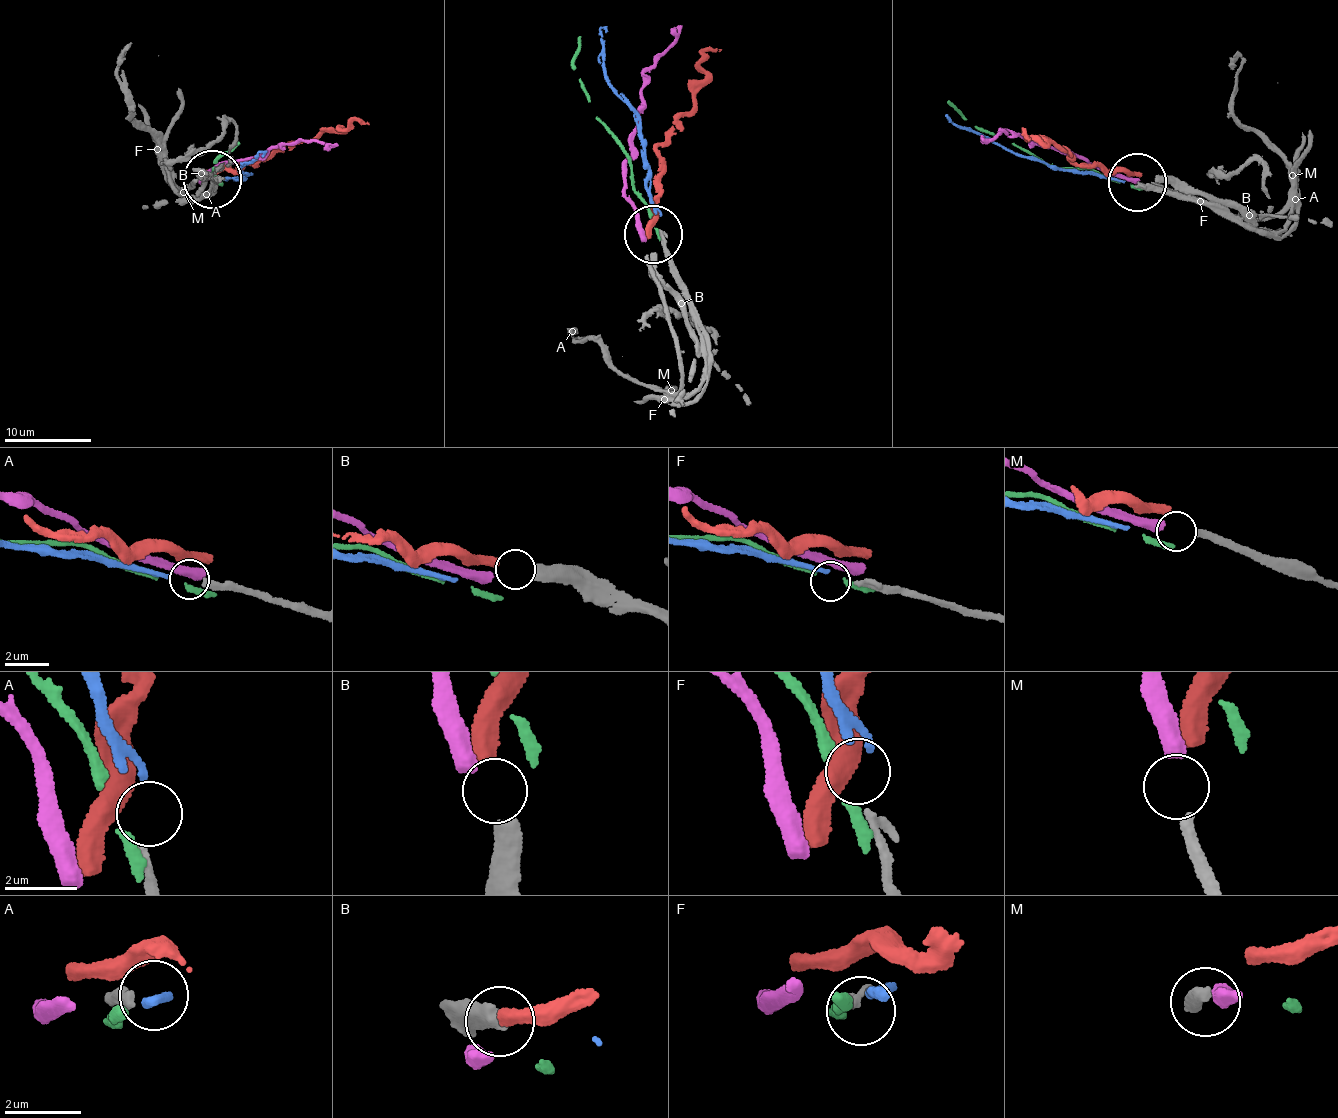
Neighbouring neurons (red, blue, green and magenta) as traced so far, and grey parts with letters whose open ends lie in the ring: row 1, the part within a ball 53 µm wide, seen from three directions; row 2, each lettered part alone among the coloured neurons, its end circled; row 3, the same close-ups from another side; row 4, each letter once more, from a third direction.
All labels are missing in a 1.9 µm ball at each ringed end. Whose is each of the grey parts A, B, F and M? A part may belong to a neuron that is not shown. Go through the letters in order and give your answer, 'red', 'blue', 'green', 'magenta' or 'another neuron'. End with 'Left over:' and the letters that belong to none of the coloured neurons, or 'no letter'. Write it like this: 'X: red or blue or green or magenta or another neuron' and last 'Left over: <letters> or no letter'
A: another neuron
B: red
F: blue
M: magenta
Left over: A

